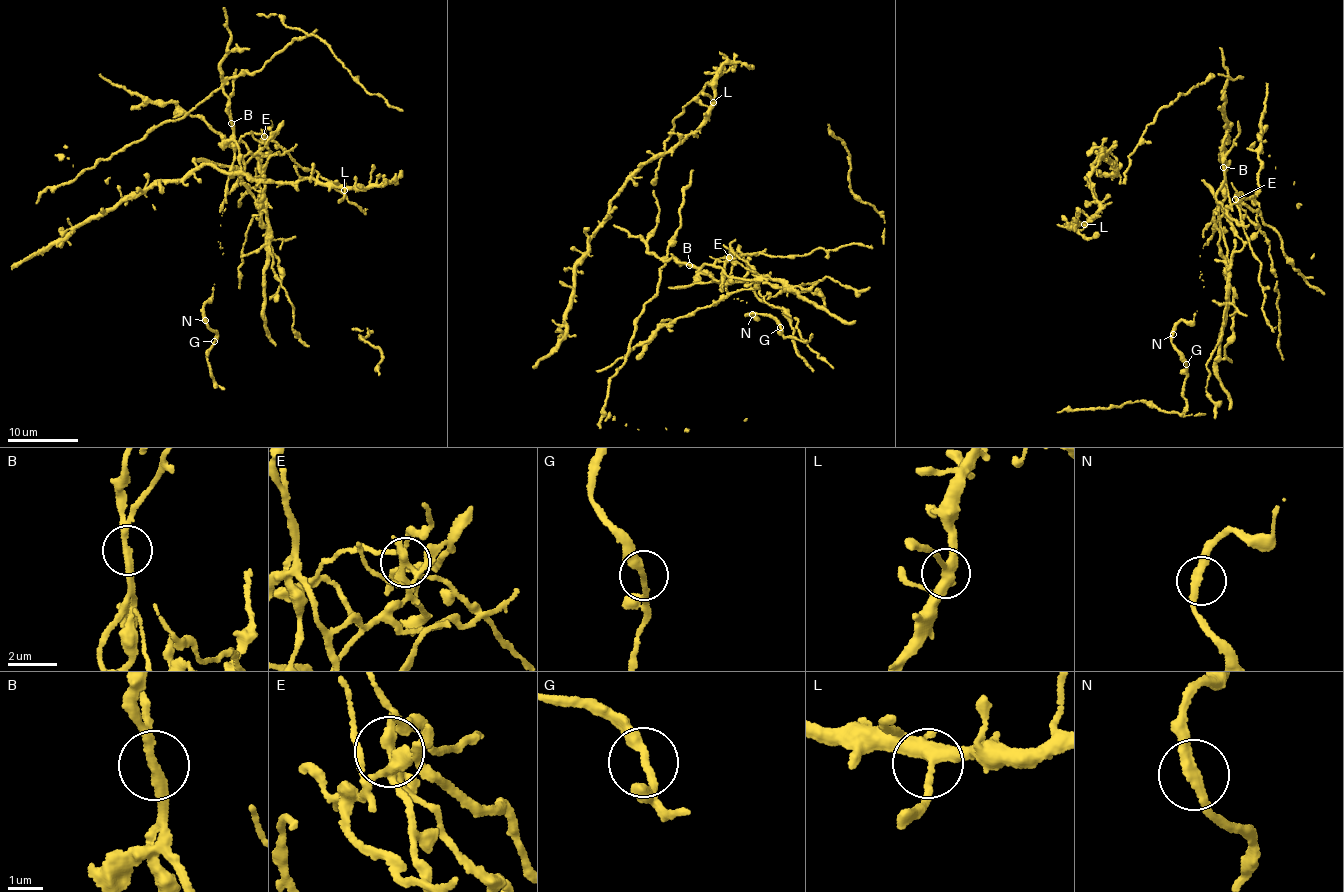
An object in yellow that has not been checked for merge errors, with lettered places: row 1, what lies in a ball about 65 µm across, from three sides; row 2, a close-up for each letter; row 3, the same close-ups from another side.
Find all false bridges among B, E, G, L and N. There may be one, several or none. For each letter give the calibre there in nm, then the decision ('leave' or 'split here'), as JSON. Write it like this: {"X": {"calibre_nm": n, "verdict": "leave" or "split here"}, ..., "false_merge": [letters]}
{"B": {"calibre_nm": 280, "verdict": "split here"}, "E": {"calibre_nm": 240, "verdict": "split here"}, "G": {"calibre_nm": 240, "verdict": "leave"}, "L": {"calibre_nm": 360, "verdict": "leave"}, "N": {"calibre_nm": 280, "verdict": "leave"}, "false_merge": ["B", "E"]}

